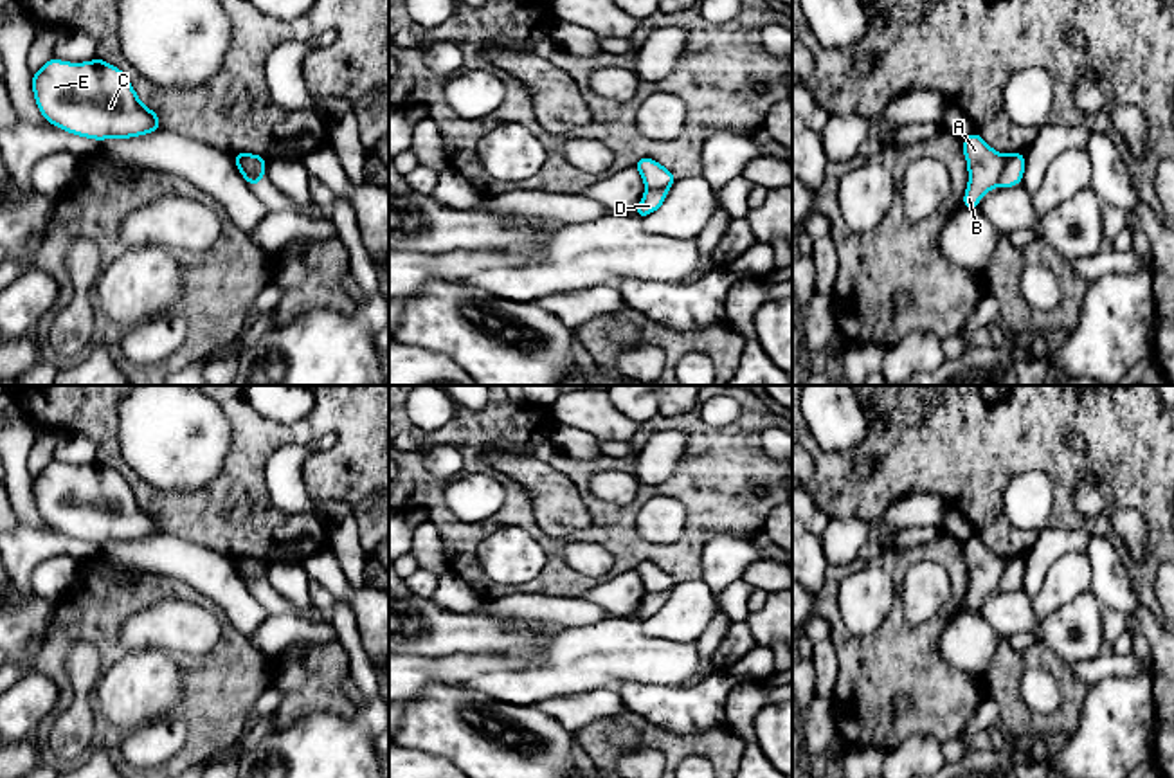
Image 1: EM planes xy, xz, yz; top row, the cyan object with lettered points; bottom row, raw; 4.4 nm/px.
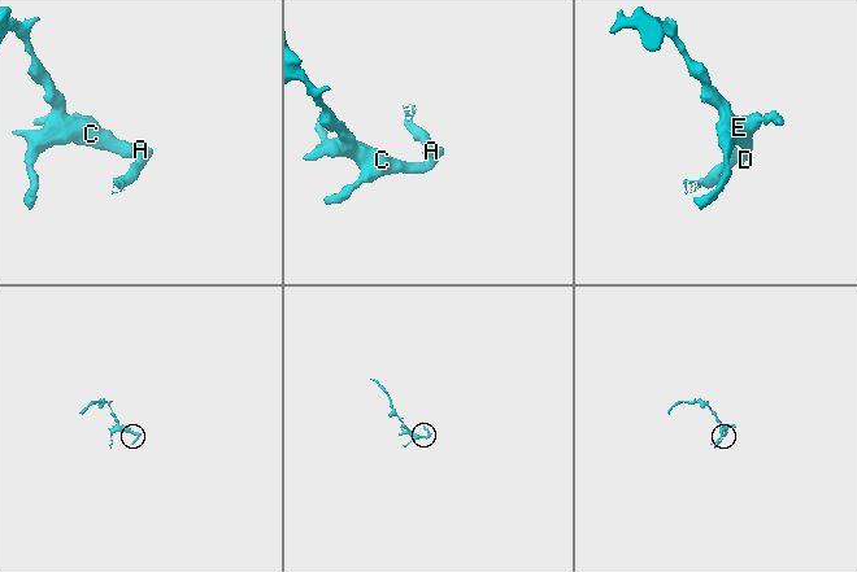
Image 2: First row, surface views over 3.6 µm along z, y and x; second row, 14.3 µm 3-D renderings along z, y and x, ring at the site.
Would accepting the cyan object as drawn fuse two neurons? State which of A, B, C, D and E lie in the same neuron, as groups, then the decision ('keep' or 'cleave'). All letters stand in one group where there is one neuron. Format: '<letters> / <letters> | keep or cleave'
A B / C D E | cleave

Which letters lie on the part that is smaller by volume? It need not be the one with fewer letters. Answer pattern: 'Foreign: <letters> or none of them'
Foreign: A, B

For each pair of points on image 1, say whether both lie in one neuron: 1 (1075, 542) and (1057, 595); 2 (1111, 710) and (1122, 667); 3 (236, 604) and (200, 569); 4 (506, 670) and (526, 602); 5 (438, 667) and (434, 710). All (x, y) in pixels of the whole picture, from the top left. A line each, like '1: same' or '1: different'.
1: different
2: different
3: same
4: different
5: different

